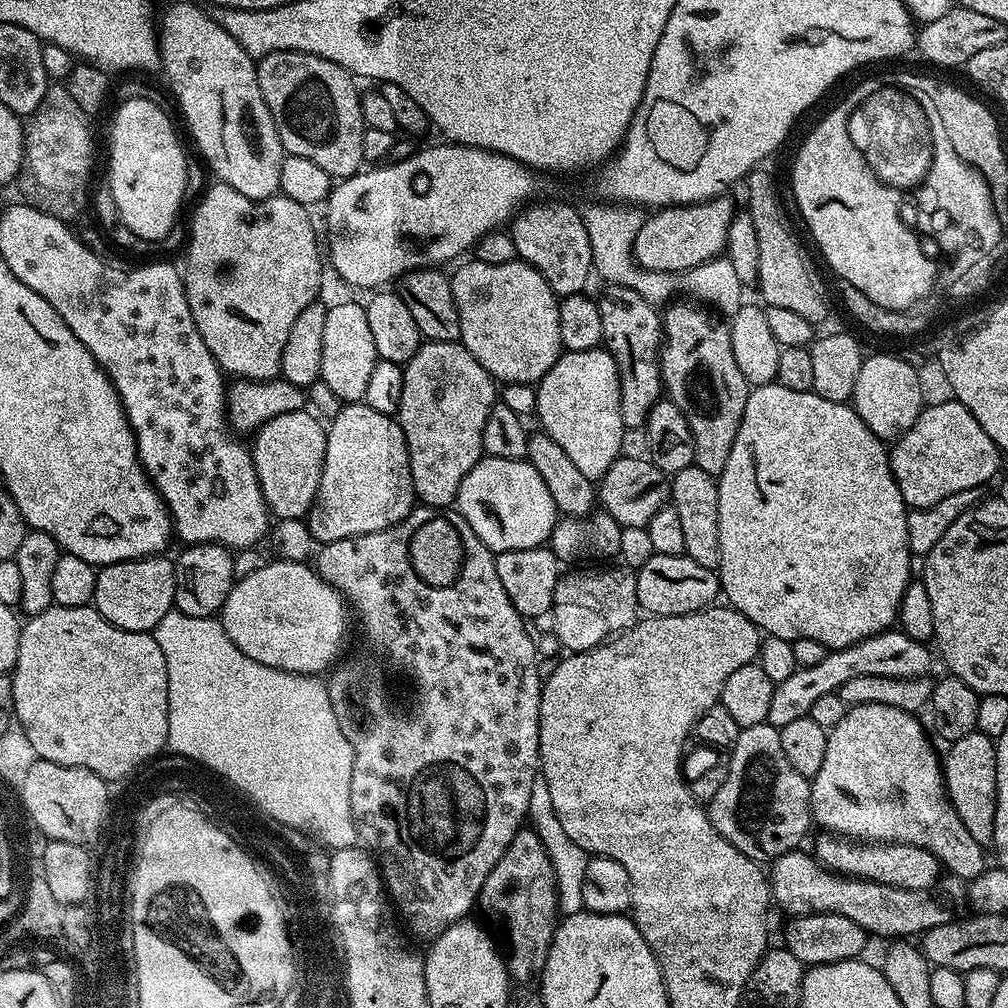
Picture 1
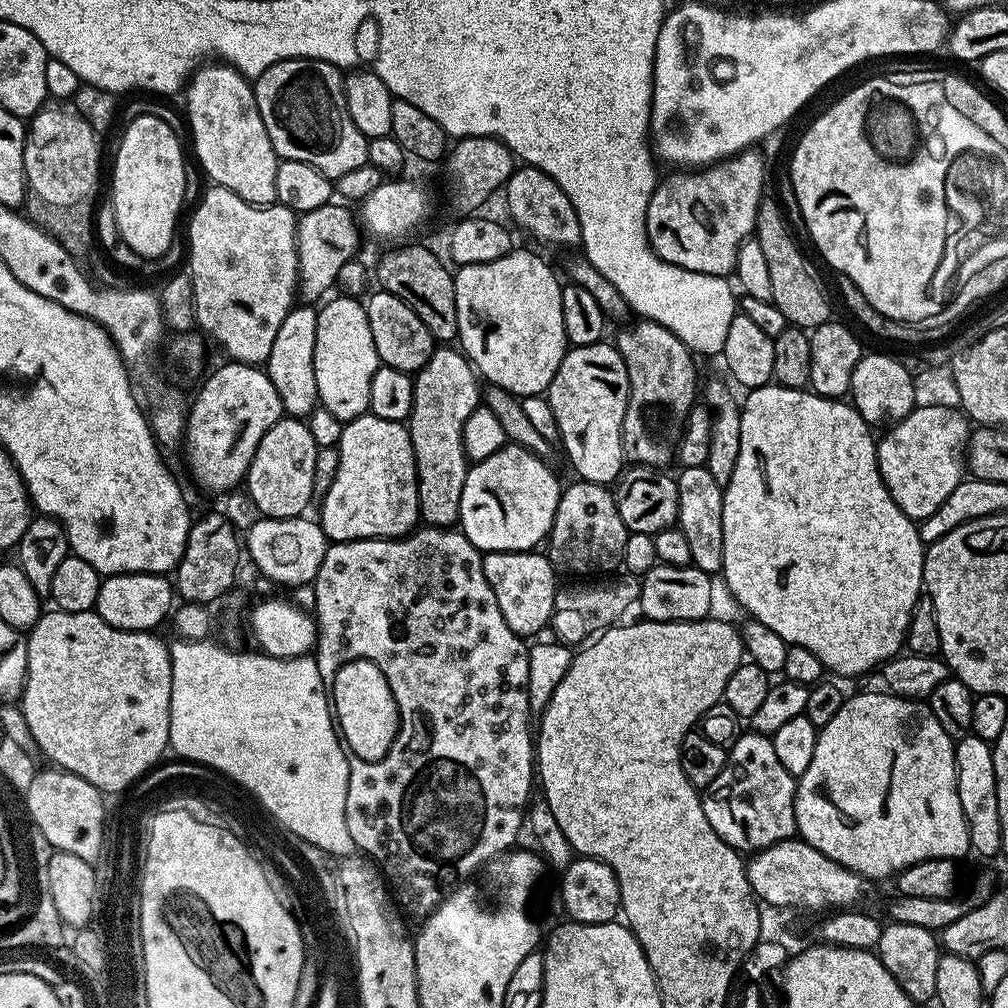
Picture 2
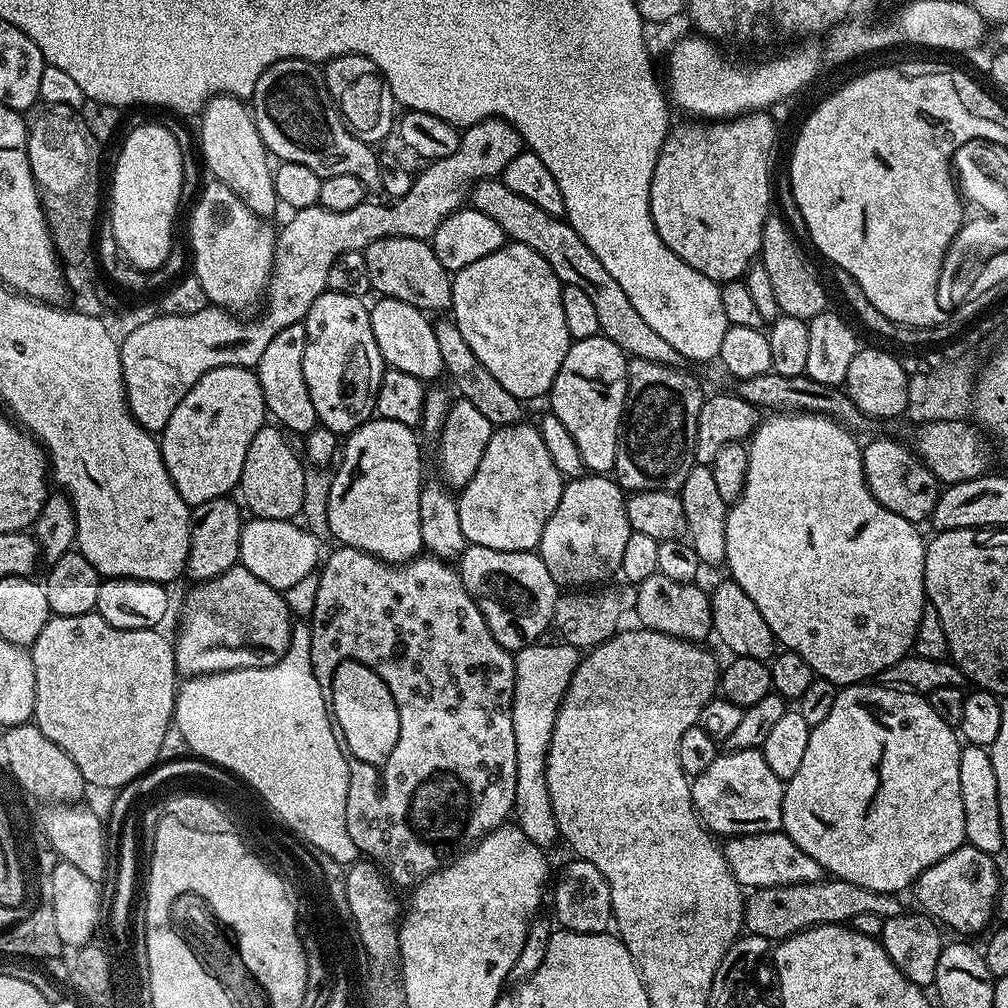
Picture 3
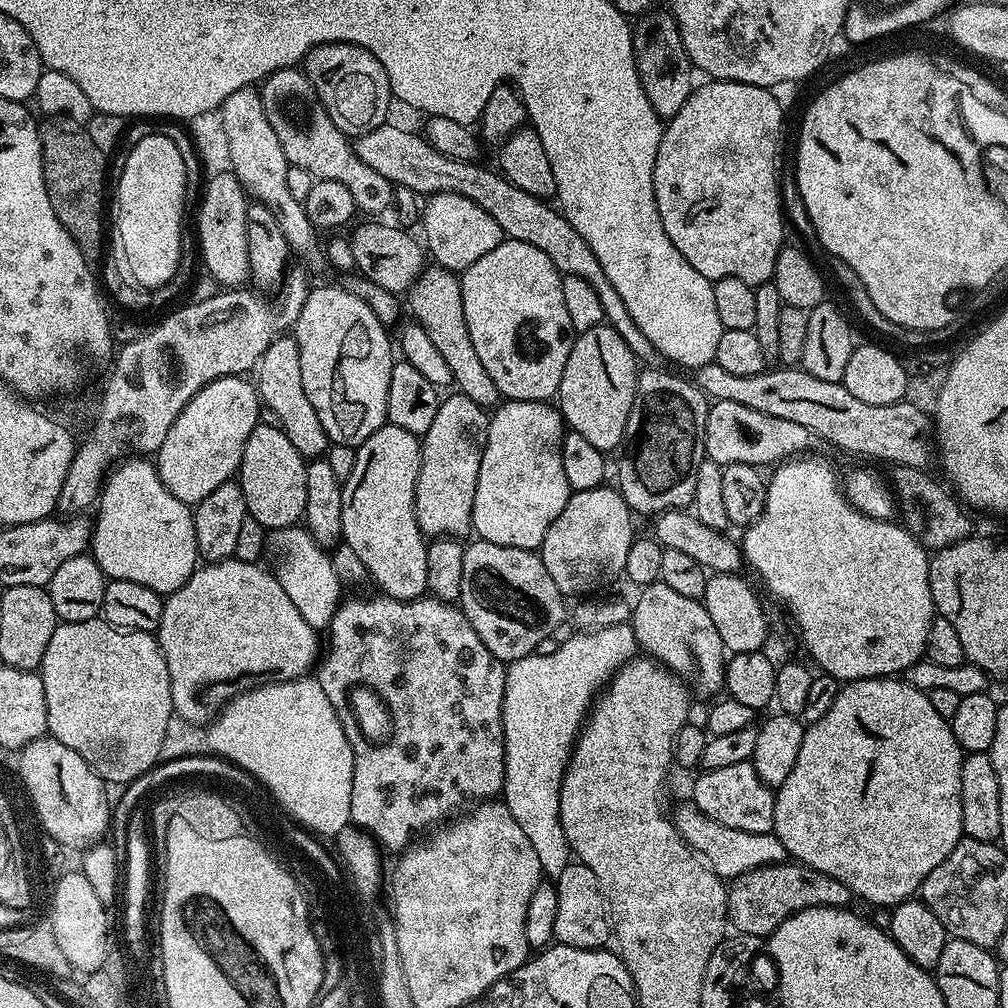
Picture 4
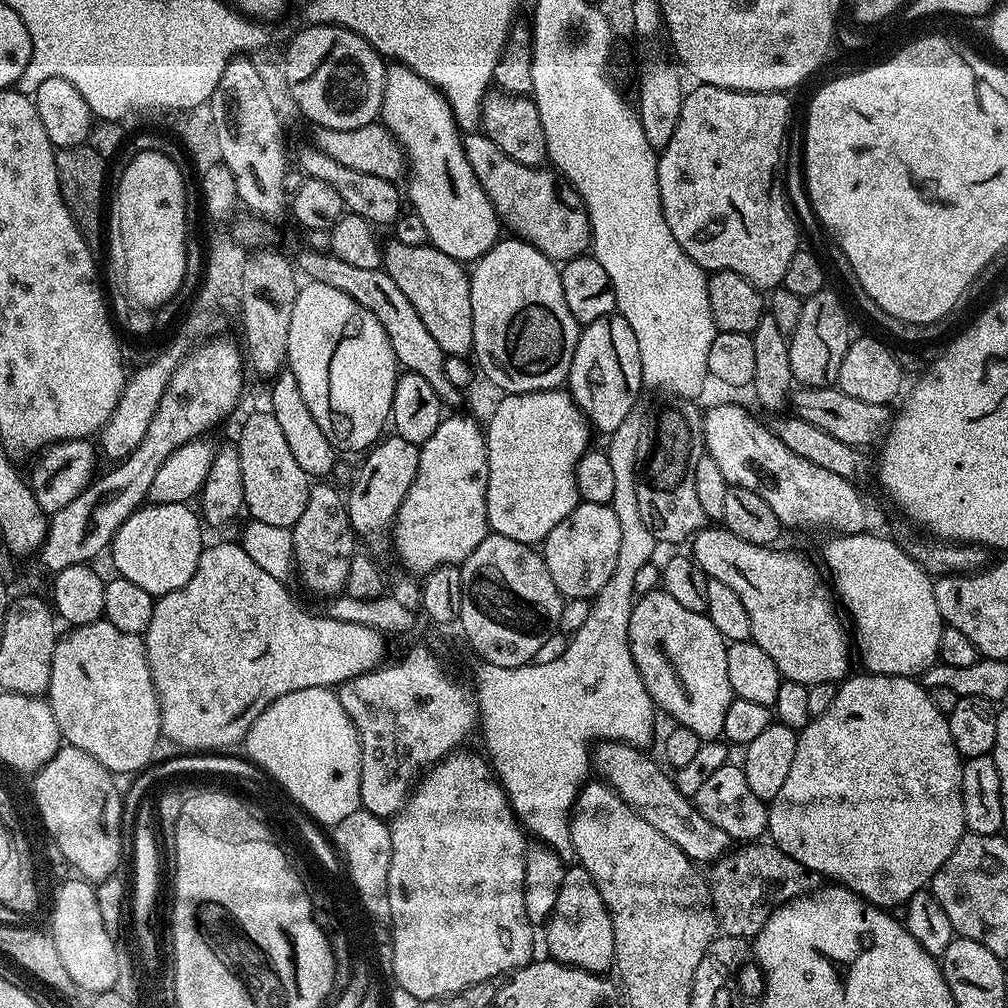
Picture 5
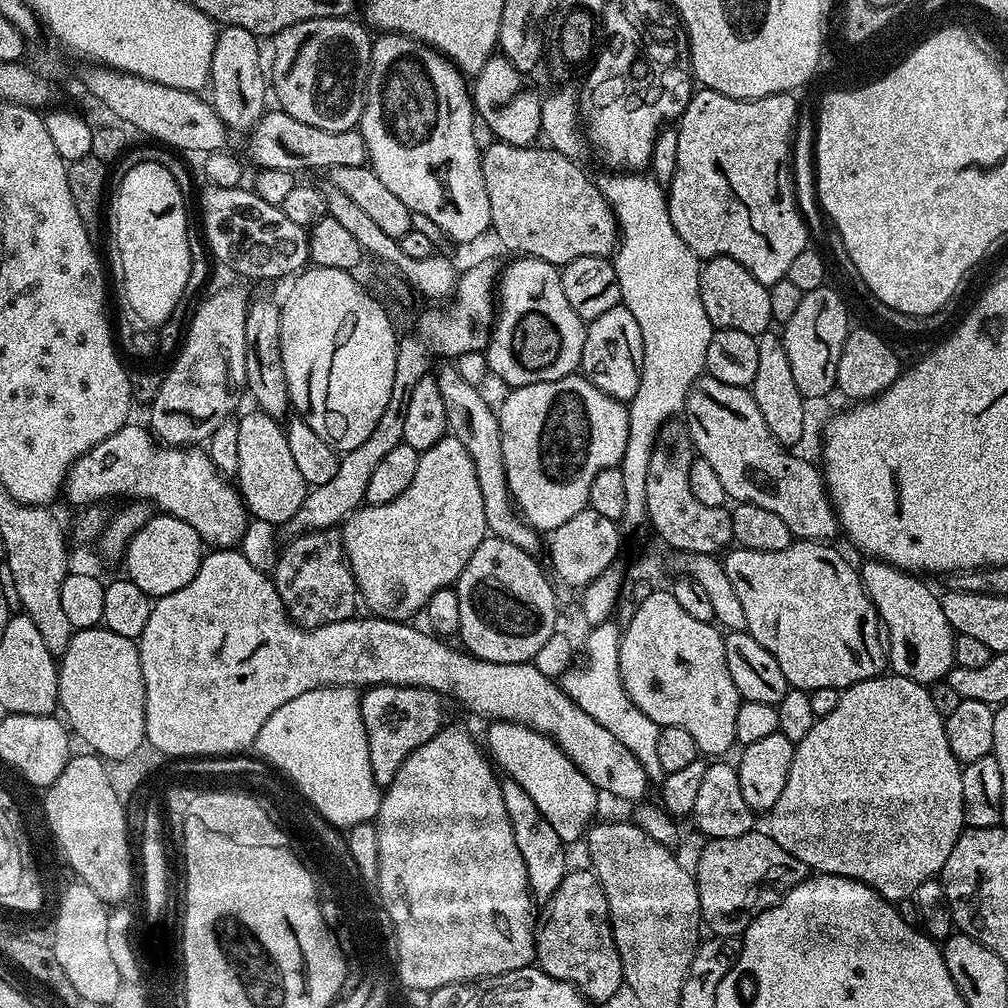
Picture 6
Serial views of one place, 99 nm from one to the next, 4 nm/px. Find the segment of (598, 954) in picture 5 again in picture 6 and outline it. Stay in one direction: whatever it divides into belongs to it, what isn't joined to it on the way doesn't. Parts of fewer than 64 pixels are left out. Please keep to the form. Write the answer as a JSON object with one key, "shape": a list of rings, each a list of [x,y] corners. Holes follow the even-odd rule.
{"shape":[[[570,870],[562,878],[562,886],[554,890],[549,900],[543,901],[538,919],[534,924],[536,933],[536,959],[535,963],[550,978],[565,980],[574,985],[580,991],[580,995],[593,1002],[604,1002],[613,997],[620,984],[624,983],[622,974],[622,962],[616,949],[616,943],[612,937],[612,923],[608,920],[608,903],[606,894],[598,882],[596,873],[591,870],[576,872]]]}

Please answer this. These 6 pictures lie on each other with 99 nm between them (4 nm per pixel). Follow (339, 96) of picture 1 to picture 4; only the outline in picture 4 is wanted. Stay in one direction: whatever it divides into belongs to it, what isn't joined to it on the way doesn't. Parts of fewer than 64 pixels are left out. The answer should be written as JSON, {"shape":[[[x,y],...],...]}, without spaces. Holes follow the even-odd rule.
{"shape":[[[299,67],[283,68],[269,76],[259,85],[262,106],[266,110],[266,118],[270,118],[270,126],[274,134],[278,134],[278,142],[282,146],[282,154],[286,154],[289,165],[302,170],[310,170],[313,178],[342,182],[347,186],[354,198],[357,209],[364,212],[365,217],[376,218],[379,212],[393,207],[394,186],[378,170],[366,166],[362,158],[358,158],[353,141],[345,136],[328,116],[324,104],[318,98],[314,86]]]}

